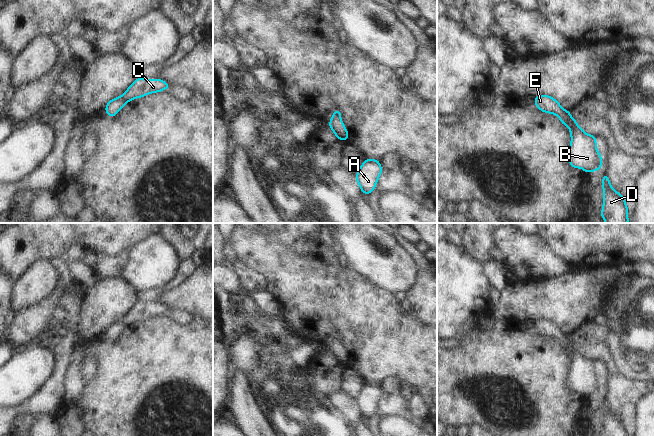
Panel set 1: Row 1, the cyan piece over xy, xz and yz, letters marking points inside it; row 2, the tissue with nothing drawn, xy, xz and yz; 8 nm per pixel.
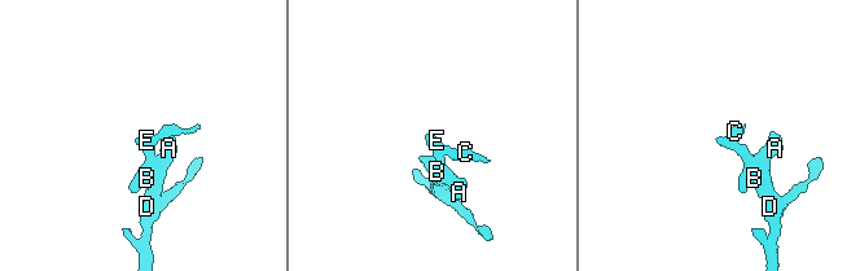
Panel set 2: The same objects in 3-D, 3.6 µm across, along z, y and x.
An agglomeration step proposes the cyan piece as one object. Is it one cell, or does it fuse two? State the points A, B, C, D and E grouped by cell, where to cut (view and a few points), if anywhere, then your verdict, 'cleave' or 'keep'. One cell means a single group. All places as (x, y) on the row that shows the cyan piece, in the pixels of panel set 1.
groups A B C D E; cut none; keep

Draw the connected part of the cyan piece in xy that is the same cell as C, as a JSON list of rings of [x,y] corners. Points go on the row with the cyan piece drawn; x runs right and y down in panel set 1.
[[[137,78],[120,97],[110,100],[105,112],[114,117],[123,106],[135,98],[141,98],[150,93],[162,92],[163,89],[168,89],[170,85],[159,79],[142,79]]]

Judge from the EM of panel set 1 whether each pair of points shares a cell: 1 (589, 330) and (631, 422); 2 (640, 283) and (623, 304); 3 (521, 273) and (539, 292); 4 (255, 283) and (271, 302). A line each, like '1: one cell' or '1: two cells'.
1: one cell
2: one cell
3: two cells
4: two cells

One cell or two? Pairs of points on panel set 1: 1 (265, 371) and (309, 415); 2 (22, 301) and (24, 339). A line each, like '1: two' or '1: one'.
1: one
2: two

